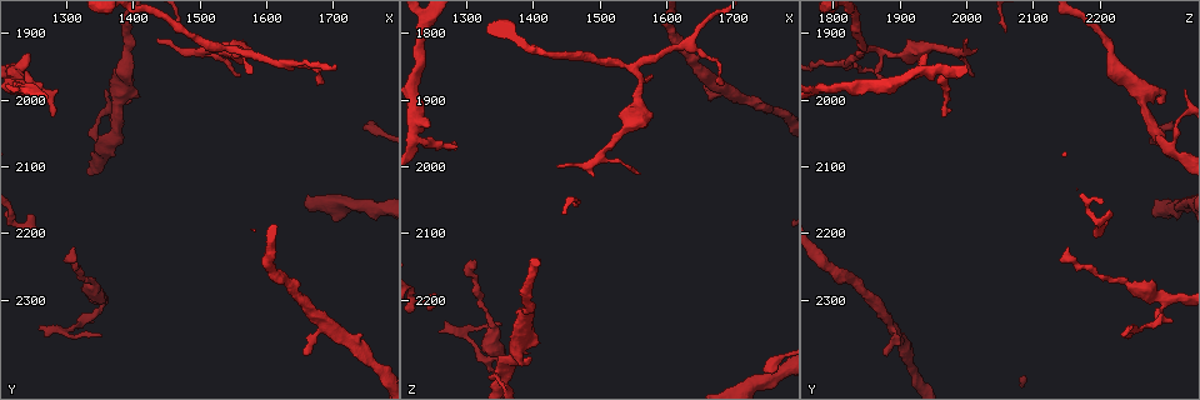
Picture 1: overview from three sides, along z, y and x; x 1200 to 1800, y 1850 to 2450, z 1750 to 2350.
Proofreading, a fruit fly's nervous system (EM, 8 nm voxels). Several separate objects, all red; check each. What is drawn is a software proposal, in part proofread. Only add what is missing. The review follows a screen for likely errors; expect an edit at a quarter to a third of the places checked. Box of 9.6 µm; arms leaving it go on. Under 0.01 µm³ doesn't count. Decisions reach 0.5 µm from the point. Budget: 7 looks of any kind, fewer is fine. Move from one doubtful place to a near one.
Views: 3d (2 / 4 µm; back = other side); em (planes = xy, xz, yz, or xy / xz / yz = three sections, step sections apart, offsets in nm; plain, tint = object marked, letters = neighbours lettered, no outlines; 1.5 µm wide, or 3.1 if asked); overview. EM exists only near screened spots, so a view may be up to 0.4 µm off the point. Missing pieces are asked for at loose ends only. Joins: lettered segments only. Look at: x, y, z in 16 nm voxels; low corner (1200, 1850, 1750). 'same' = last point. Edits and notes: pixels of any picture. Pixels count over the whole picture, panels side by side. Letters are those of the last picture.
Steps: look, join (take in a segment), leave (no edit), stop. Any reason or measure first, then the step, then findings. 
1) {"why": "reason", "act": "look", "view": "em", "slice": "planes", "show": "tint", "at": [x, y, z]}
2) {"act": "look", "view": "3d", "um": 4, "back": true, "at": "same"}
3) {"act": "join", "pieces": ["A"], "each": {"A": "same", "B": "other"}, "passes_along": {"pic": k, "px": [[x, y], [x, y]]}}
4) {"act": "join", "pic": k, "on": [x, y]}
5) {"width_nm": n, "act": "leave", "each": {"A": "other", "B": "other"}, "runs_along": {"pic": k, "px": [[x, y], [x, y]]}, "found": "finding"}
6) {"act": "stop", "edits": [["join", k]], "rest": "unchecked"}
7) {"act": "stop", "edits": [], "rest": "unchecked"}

{"why": "free end", "act": "look", "view": "em", "slice": "xz", "step": 4, "show": "letters", "at": [1255, 2340, 2245]}

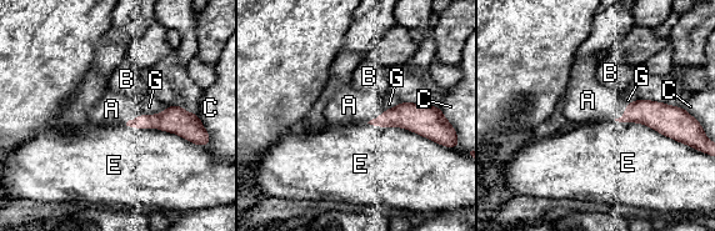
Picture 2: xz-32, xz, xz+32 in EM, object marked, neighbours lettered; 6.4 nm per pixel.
{"act": "join", "pieces": ["A"], "each": {"A": "same", "B": "other", "C": "other", "E": "other", "G": "other"}, "found": "it goes on there"}

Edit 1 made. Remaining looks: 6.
{"why": "an open end", "act": "look", "view": "em", "slice": "planes", "show": "letters", "at": [1245, 1935, 1935]}

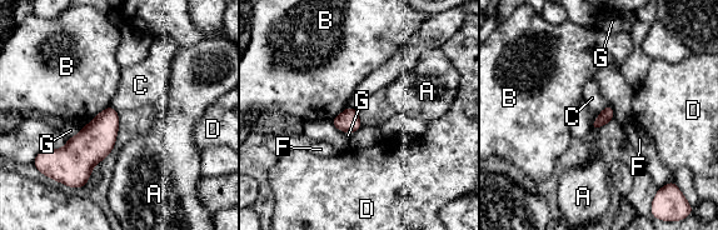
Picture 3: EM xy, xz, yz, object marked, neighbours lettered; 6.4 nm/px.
{"act": "leave", "each": {"A": "other", "B": "other", "C": "other", "D": "other", "F": "other", "G": "other"}, "found": "no lettered segment goes on from it"}

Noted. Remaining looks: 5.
{"act": "stop", "edits": [["join", 2]], "rest": "unchecked"}

